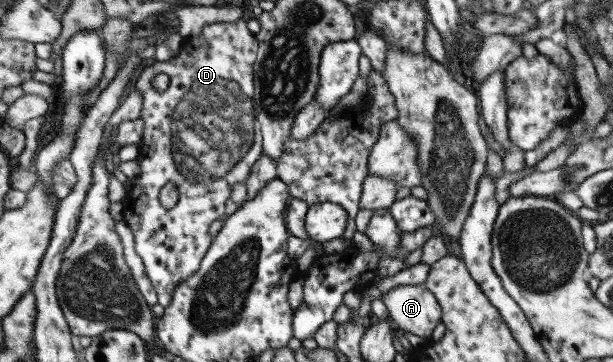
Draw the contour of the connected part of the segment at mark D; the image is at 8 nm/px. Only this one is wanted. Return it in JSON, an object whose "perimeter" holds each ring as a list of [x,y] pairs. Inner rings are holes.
{"perimeter":[[[239,19],[234,24],[231,22],[216,22],[204,24],[200,31],[190,37],[185,37],[182,40],[178,53],[168,61],[148,61],[143,64],[141,74],[136,76],[134,83],[135,91],[139,91],[141,95],[141,110],[139,119],[143,127],[140,142],[138,144],[138,155],[136,155],[136,162],[140,167],[139,175],[130,179],[132,187],[125,193],[122,203],[122,221],[130,228],[134,240],[134,251],[136,255],[142,259],[146,276],[150,280],[150,285],[154,289],[157,297],[158,305],[165,308],[172,299],[174,288],[176,288],[182,281],[191,277],[198,269],[205,251],[208,249],[212,237],[208,235],[208,225],[218,219],[224,213],[224,202],[230,198],[230,189],[236,184],[244,184],[248,174],[250,174],[252,165],[260,159],[261,153],[261,131],[258,122],[256,121],[256,111],[254,107],[254,100],[251,99],[253,95],[253,63],[255,62],[255,55],[257,52],[257,39],[247,26],[247,21]],[[156,73],[164,74],[169,82],[162,93],[156,93],[150,87],[150,79]],[[164,184],[174,184],[178,188],[178,201],[172,209],[164,209],[158,202],[158,194]]]}

